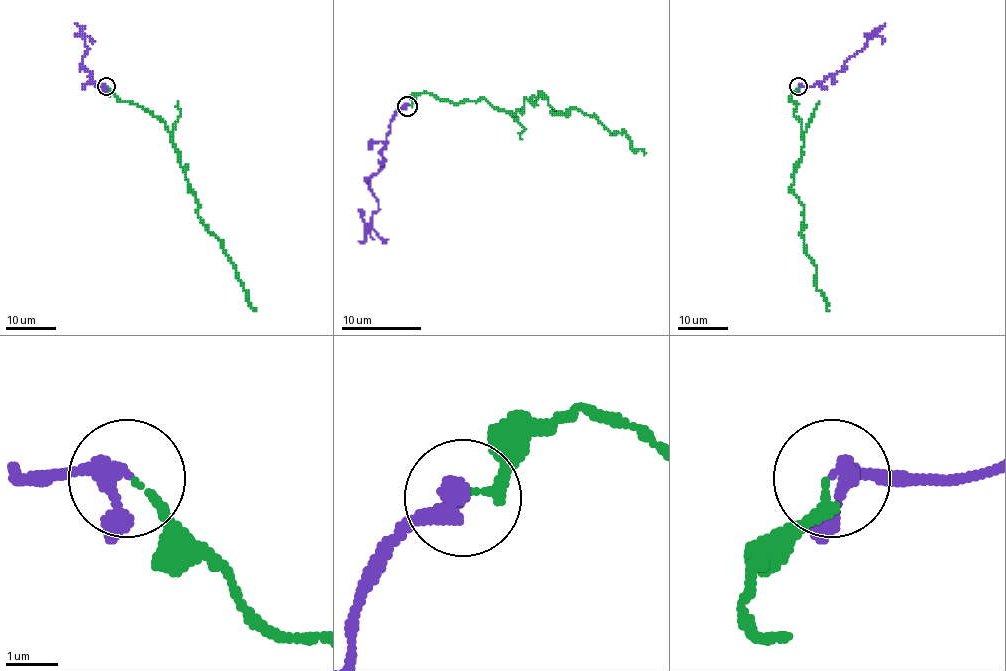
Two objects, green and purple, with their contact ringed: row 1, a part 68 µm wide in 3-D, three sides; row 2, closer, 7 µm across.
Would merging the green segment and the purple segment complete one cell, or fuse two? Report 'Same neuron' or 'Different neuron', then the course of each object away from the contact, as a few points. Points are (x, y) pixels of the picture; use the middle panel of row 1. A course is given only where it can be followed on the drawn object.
Same neuron. Course of green: (408, 105), (428, 93), (464, 103), (486, 99), (512, 115), (540, 93), (552, 115), (580, 109), (646, 153). Course of purple: (406, 105), (390, 123), (382, 169), (368, 181), (378, 199), (378, 209), (372, 213), (366, 237), (358, 241)

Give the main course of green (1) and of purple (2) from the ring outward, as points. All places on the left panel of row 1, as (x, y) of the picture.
1: (107, 86), (119, 99), (142, 106), (165, 123), (199, 204), (199, 218), (221, 242), (257, 311)
2: (105, 86), (95, 86), (81, 60), (88, 47), (80, 28), (75, 24)

